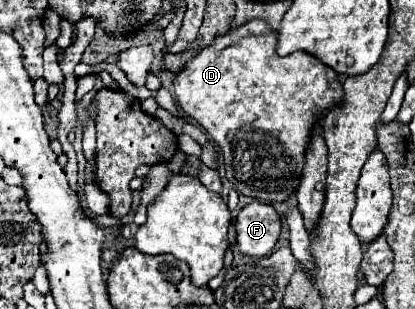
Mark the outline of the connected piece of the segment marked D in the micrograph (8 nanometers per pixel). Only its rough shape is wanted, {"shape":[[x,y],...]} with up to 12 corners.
{"shape":[[252,19],[174,77],[228,181],[296,191],[342,81]]}

